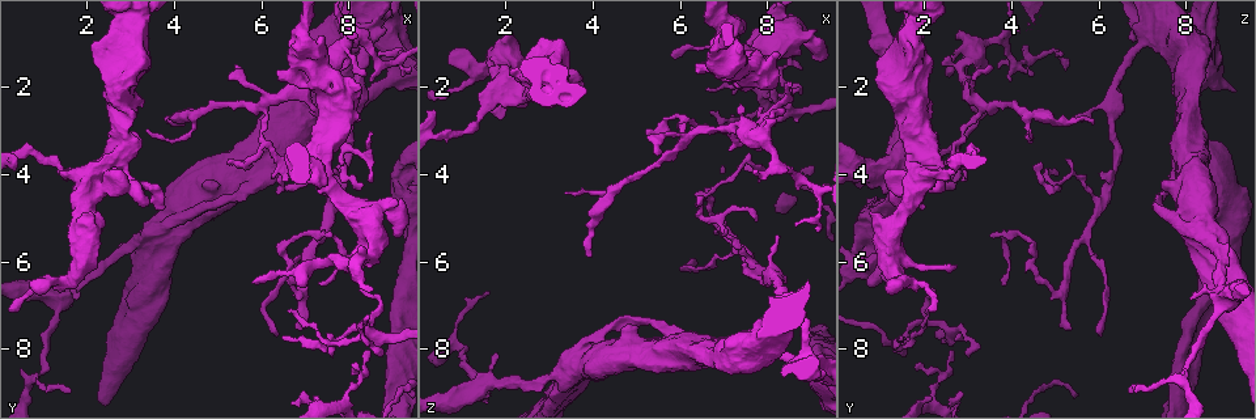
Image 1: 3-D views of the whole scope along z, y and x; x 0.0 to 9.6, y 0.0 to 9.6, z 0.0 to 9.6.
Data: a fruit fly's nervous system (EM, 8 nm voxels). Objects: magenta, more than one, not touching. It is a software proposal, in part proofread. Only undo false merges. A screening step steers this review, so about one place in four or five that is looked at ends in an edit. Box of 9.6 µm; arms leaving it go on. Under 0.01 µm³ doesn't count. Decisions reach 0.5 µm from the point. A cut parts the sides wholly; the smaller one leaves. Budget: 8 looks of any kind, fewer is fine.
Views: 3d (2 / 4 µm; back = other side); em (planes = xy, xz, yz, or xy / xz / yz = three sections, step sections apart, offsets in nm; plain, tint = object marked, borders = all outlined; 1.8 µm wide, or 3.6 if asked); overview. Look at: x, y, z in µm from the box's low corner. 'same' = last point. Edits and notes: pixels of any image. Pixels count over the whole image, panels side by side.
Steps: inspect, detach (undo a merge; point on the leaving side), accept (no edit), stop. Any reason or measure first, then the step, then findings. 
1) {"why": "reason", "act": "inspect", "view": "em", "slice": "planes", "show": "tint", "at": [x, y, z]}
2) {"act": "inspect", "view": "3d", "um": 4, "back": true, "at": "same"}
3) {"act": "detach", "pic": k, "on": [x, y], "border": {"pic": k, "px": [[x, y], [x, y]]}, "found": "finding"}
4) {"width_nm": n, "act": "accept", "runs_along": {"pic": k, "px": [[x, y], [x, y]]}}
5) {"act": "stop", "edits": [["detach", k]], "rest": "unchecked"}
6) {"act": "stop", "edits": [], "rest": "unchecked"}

{"why": "side arm on a straight run", "act": "inspect", "view": "em", "slice": "planes", "show": "tint", "at": [2.80, 3.20, 1.75]}

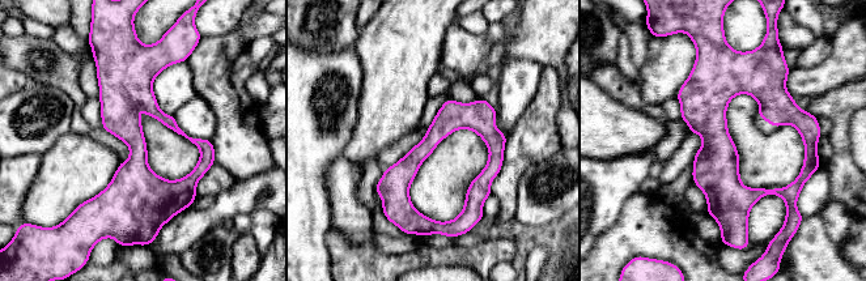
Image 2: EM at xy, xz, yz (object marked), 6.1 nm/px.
{"width_nm": 150, "act": "accept", "runs_along": {"pic": 2, "px": [[134, 64], [131, 133], [147, 221]]}, "found": "all the same neuron"}

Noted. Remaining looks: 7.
{"why": "two arms at a narrow angle", "act": "inspect", "view": "em", "um": 3.6, "slice": "xz", "step": 8, "show": "tint", "at": [8.50, 5.30, 0.85]}

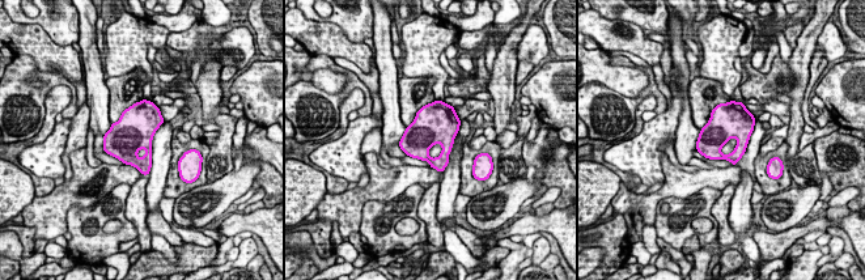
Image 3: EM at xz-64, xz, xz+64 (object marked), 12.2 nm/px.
{"width_nm": 360, "act": "accept", "found": "continuous, no second neuron"}

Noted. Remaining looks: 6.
{"why": "sharp bend", "act": "inspect", "view": "3d", "um": 4, "back": true, "at": [3.15, 5.55, 8.65]}

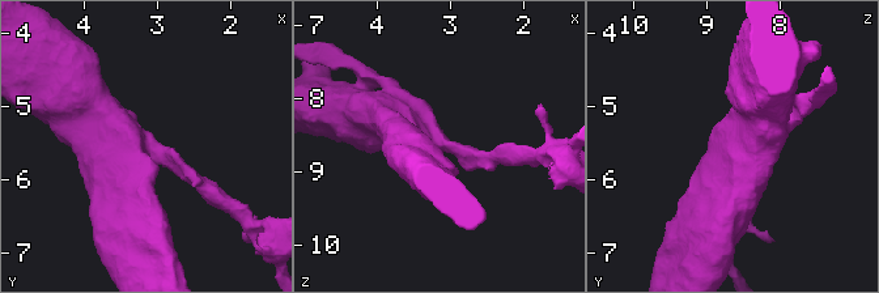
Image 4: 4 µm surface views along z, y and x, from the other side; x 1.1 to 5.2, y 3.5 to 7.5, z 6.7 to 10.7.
{"act": "inspect", "view": "em", "um": 3.6, "slice": "xy", "step": 16, "show": "tint", "at": [3.10, 5.60, 8.60]}

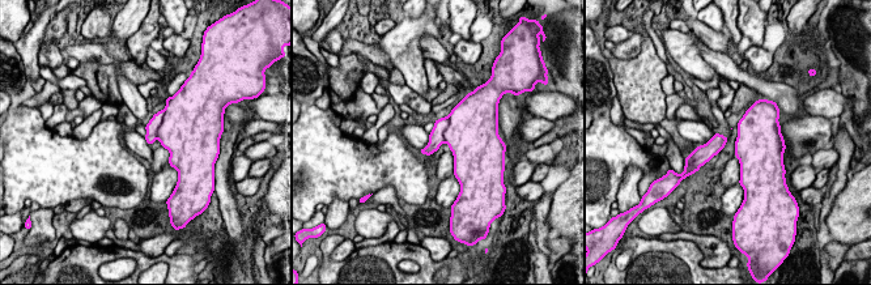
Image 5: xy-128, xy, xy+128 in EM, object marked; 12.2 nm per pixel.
{"why": "another direction", "act": "inspect", "view": "em", "um": 3.6, "slice": "planes", "show": "tint", "at": "same"}

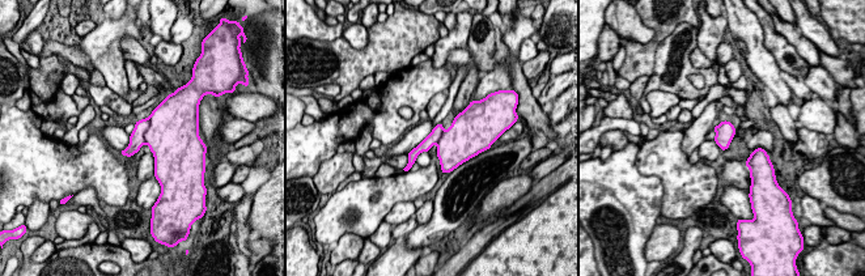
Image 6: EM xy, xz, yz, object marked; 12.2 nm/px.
{"width_nm": 240, "act": "detach", "pic": 6, "on": [136, 139], "part_leaving": {"pic": 6, "px": [[439, 127], [411, 161]]}, "found": "two neurons meet here"}

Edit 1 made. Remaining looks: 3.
{"act": "stop", "edits": [["detach", 6]], "rest": "unchecked"}

